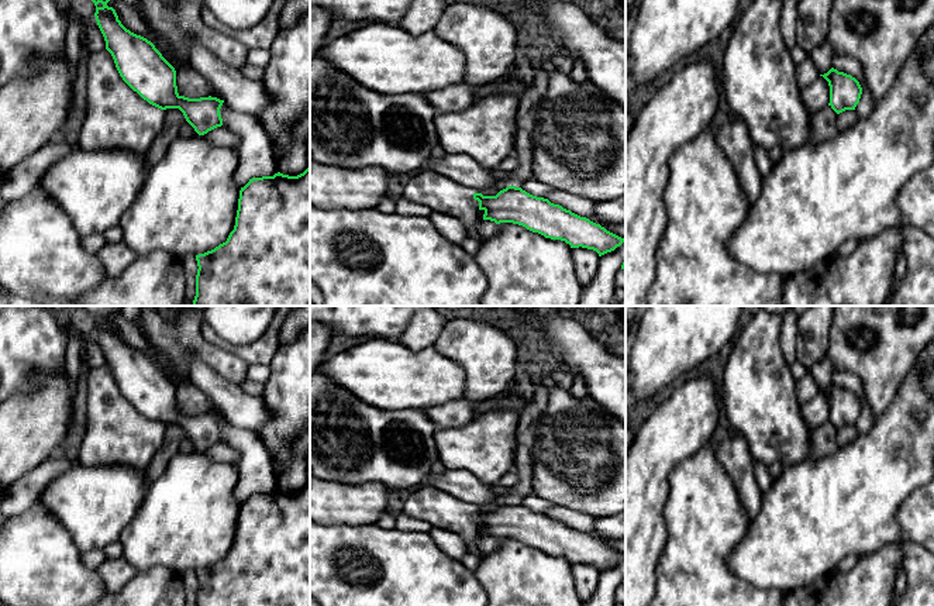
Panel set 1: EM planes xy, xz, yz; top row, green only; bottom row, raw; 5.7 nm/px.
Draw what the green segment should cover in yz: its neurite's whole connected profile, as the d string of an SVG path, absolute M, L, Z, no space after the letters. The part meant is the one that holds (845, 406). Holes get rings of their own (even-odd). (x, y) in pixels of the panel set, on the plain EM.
M831 383L827 389L820 392L823 392L828 397L830 402L828 421L837 430L845 426L855 426L862 410L862 403L855 393L844 388L838 388L834 383Z

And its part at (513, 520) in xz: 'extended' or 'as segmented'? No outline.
as segmented

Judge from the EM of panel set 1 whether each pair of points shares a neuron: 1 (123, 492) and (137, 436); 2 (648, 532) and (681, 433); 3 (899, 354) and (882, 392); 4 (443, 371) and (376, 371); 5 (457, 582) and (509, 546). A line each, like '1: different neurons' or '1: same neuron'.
1: different neurons
2: same neuron
3: same neuron
4: same neuron
5: different neurons

